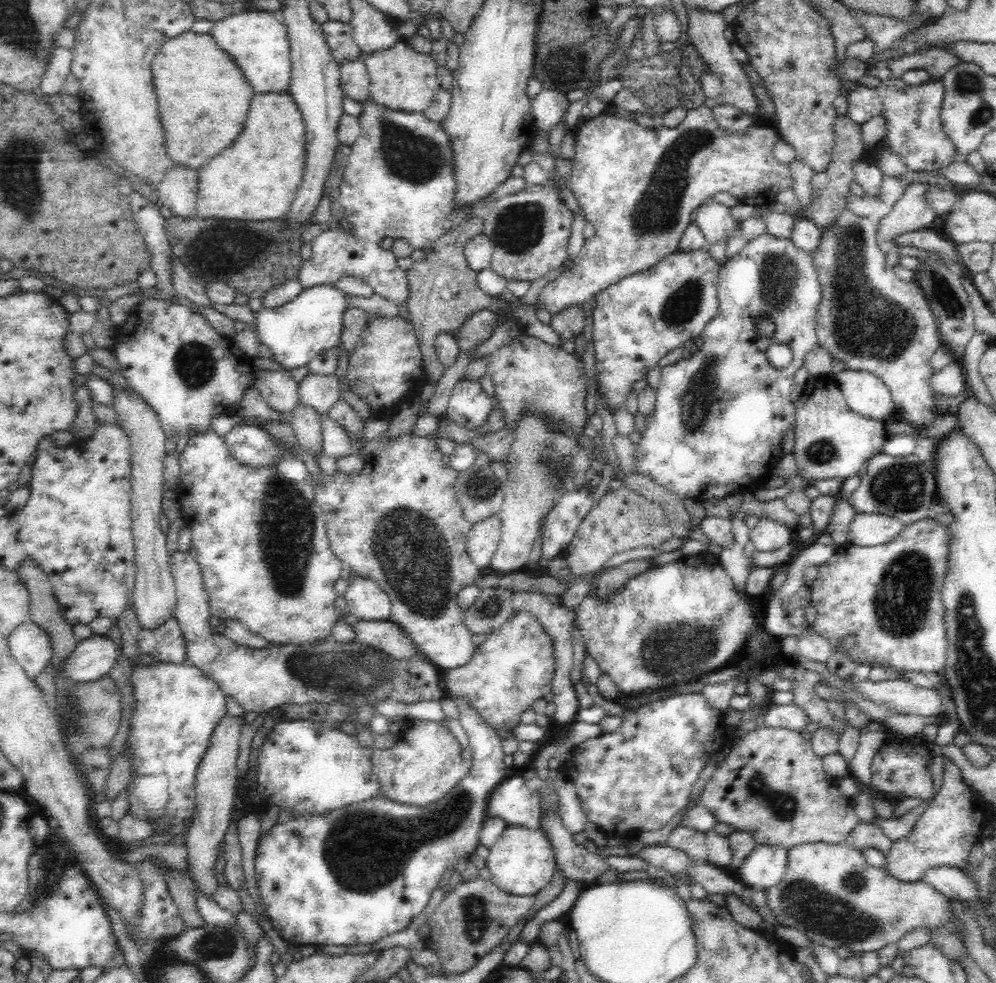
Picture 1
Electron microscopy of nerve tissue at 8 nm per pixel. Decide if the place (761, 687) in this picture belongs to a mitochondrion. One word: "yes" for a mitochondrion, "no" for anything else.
no

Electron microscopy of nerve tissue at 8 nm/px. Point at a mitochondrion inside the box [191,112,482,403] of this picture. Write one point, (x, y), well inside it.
(416, 158)

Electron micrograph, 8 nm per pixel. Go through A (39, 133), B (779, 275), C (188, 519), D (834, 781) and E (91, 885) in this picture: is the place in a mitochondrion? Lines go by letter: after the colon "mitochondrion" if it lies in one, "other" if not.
A: other
B: mitochondrion
C: other
D: other
E: other

